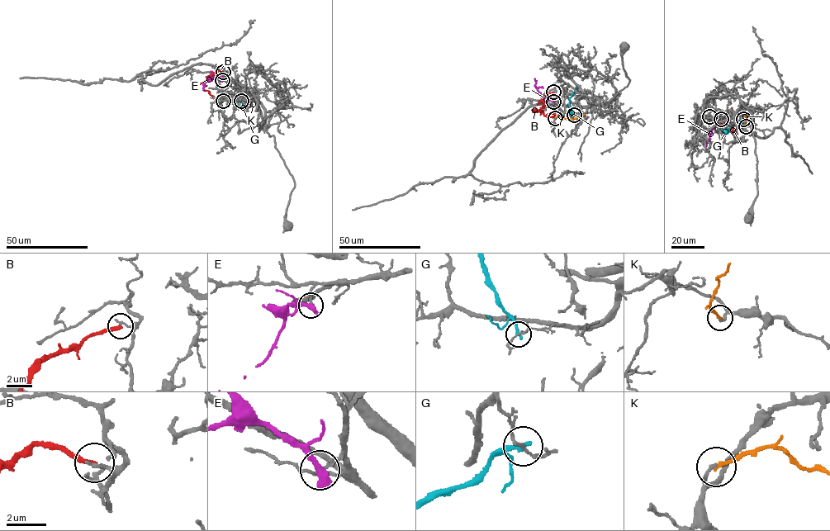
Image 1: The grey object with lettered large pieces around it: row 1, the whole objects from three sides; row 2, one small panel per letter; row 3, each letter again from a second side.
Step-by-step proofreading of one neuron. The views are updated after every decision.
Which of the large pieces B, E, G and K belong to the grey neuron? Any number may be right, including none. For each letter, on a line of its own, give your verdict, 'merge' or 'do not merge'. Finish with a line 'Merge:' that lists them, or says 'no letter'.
B: do not merge
E: do not merge
G: do not merge
K: do not merge
Merge: no letter

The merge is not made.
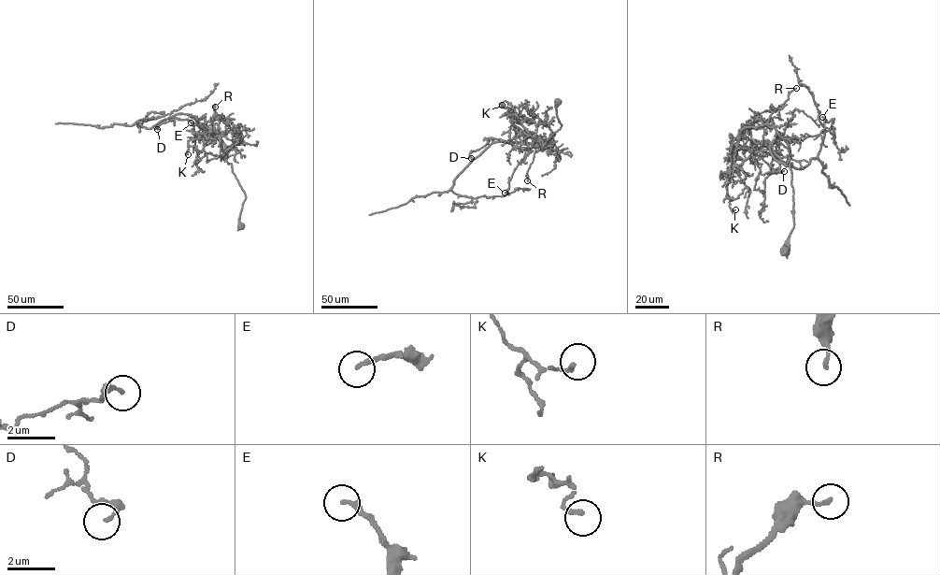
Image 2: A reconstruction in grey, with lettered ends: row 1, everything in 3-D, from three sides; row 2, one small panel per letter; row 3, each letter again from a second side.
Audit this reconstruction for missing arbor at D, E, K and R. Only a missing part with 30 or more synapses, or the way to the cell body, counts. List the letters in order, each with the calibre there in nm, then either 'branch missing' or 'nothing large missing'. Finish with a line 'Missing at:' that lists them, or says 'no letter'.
D: calibre 200 nm; nothing large missing
E: calibre 200 nm; nothing large missing
K: calibre 180 nm; nothing large missing
R: calibre 160 nm; nothing large missing
Missing at: no letter

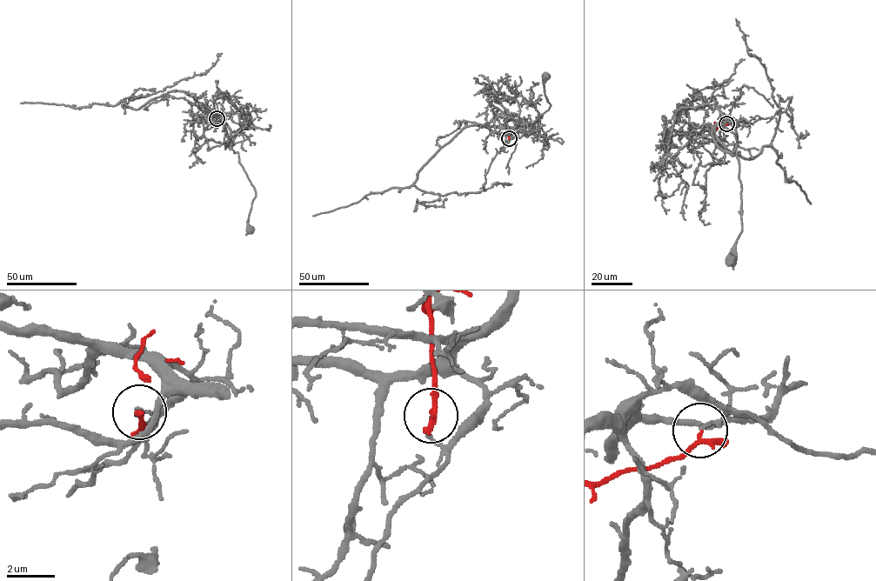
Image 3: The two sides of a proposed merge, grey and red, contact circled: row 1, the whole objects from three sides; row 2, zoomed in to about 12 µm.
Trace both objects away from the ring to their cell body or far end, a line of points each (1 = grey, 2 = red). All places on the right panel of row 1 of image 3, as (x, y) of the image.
1: (726, 123), (717, 123), (715, 137), (732, 155), (739, 152), (742, 189), (741, 232), (730, 258)
2: (726, 123), (716, 128), (714, 122)

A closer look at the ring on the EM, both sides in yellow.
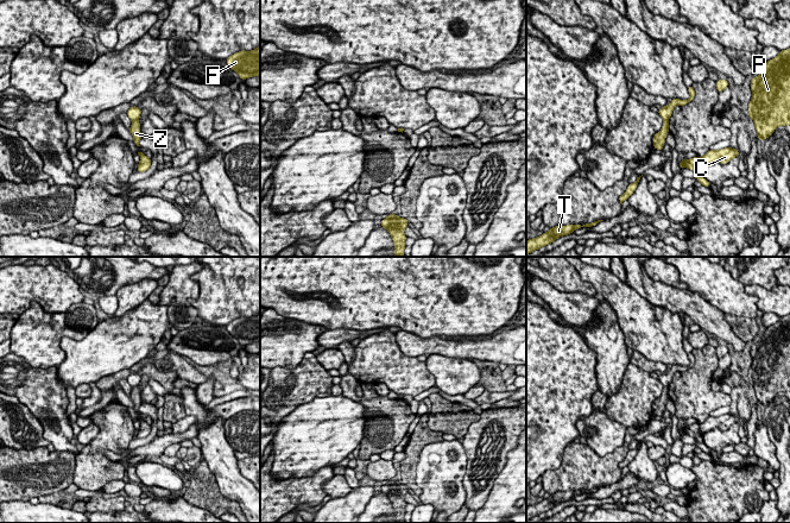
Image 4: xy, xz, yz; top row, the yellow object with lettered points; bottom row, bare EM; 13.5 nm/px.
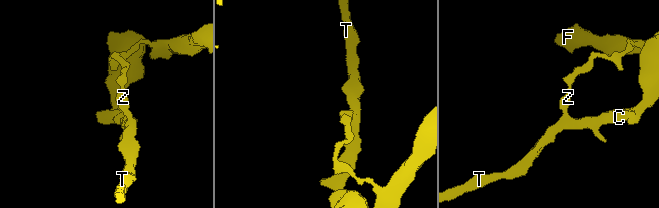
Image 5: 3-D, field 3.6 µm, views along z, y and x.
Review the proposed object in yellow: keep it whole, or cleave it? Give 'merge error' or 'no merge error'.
merge error

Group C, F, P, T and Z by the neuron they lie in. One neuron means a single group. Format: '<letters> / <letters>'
C P T Z / F

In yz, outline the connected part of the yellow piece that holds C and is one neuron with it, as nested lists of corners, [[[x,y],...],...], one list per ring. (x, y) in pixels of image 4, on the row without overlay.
[[[725,414],[721,416],[710,416],[702,423],[694,423],[691,426],[683,426],[678,429],[681,435],[688,434],[693,436],[694,439],[697,435],[702,435],[709,430],[713,430],[715,428],[720,428],[721,430],[727,430],[732,424],[739,422],[739,416],[732,415],[732,414]]]

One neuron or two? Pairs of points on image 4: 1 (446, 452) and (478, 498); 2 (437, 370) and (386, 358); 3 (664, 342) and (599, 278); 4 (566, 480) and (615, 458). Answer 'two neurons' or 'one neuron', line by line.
1: two neurons
2: two neurons
3: one neuron
4: one neuron

